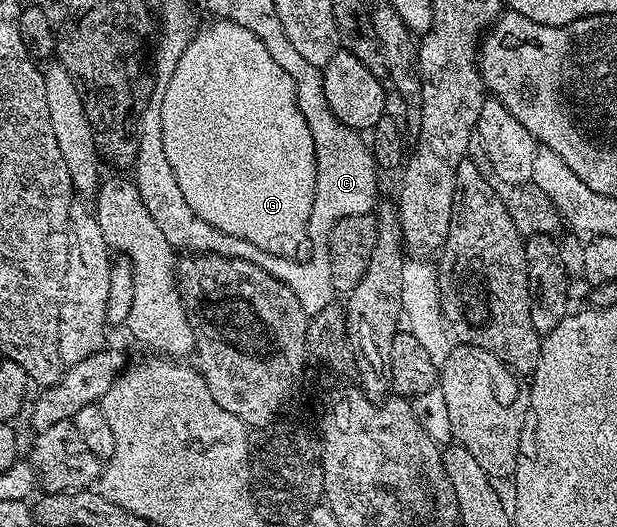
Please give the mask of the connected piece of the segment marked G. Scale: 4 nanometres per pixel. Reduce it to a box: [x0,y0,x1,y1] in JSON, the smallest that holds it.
[160,20,316,256]

